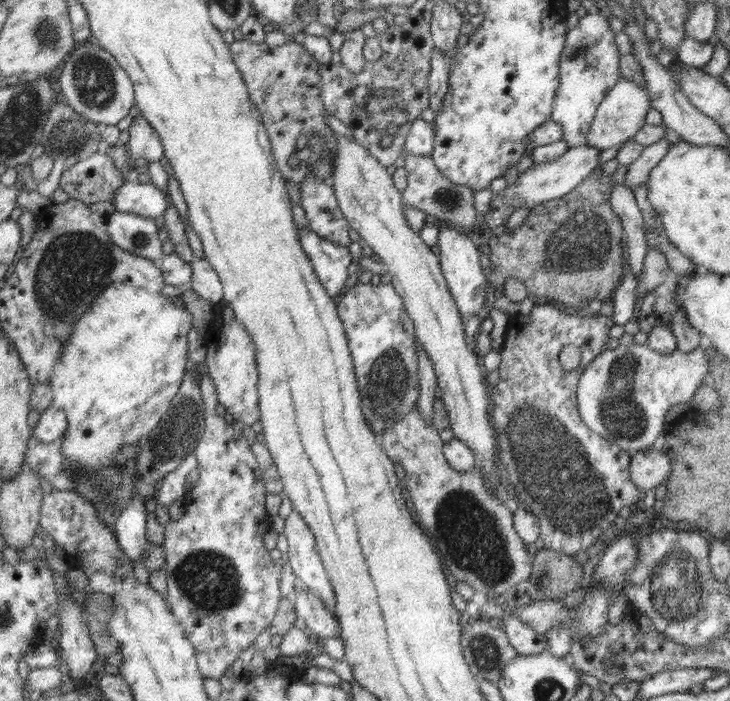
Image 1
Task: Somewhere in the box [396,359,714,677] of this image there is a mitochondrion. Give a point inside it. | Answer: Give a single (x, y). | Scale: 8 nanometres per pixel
(569, 496)

